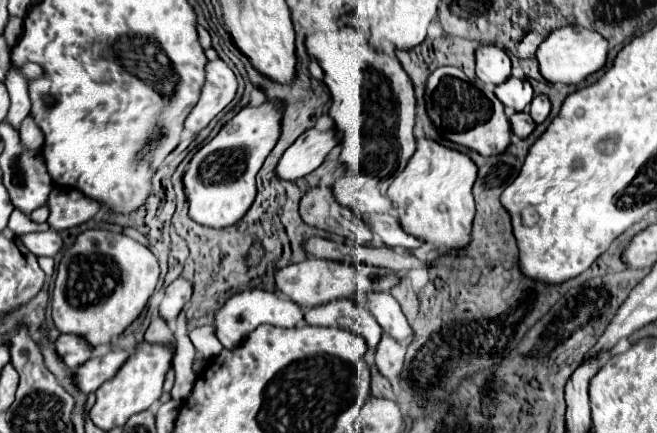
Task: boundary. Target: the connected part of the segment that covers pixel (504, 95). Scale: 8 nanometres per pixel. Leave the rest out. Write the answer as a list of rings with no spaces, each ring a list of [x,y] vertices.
[[[514,76],[498,84],[494,88],[494,94],[504,104],[504,108],[514,110],[514,112],[524,112],[534,98],[530,82],[526,78],[514,78]]]

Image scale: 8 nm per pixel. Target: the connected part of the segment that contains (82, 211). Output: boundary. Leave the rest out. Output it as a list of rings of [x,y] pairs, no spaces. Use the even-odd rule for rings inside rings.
[[[54,186],[48,198],[48,208],[50,208],[48,224],[50,228],[60,232],[60,230],[70,230],[90,220],[100,210],[100,204],[82,196],[74,188]]]

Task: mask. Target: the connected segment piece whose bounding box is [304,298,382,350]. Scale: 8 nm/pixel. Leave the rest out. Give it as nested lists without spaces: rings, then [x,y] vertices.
[[[334,300],[322,306],[314,306],[304,314],[306,324],[312,326],[334,326],[344,328],[350,332],[356,332],[364,336],[370,350],[376,350],[376,344],[380,342],[382,328],[372,318],[368,310],[360,310],[354,300]]]

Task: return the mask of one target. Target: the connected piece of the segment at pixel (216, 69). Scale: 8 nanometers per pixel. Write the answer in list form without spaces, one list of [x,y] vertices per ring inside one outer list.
[[[216,60],[206,66],[206,84],[200,96],[200,102],[194,106],[190,116],[186,118],[186,130],[200,132],[204,130],[236,96],[238,82],[234,72],[226,62]]]

